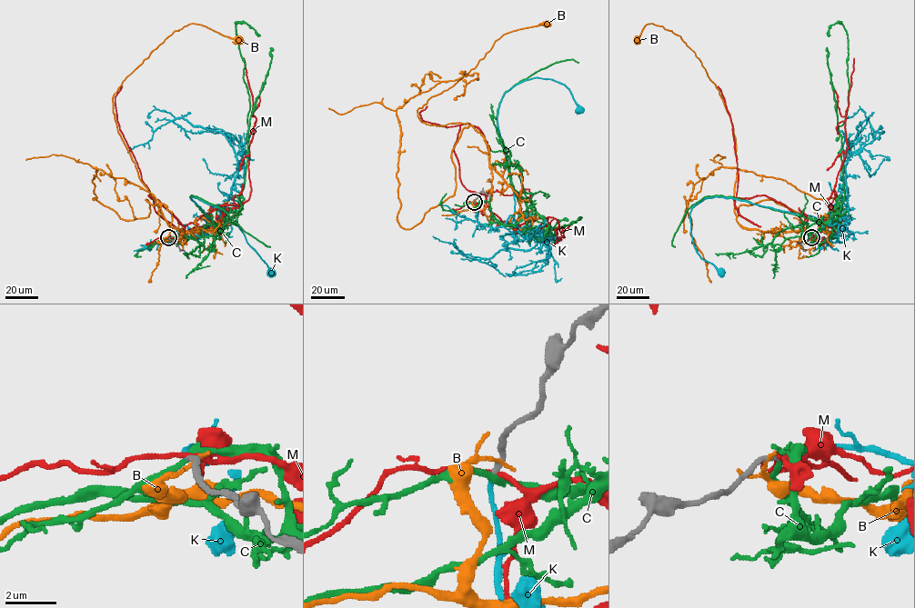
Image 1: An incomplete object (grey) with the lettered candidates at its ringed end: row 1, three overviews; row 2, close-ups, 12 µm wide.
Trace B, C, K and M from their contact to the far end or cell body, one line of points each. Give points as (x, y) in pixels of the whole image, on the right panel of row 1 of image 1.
B: (810, 237), (819, 240), (790, 241), (737, 221), (735, 138), (718, 89), (671, 31), (648, 24), (637, 40)
C: (811, 237), (834, 236), (822, 225), (849, 208), (839, 213), (848, 37), (839, 23), (829, 35)
K: (811, 237), (837, 236), (824, 233), (835, 221), (706, 198), (691, 210), (693, 244), (721, 273)
M: (811, 237), (816, 238), (815, 235), (842, 220), (834, 206), (826, 203), (847, 148), (845, 122), (854, 58)

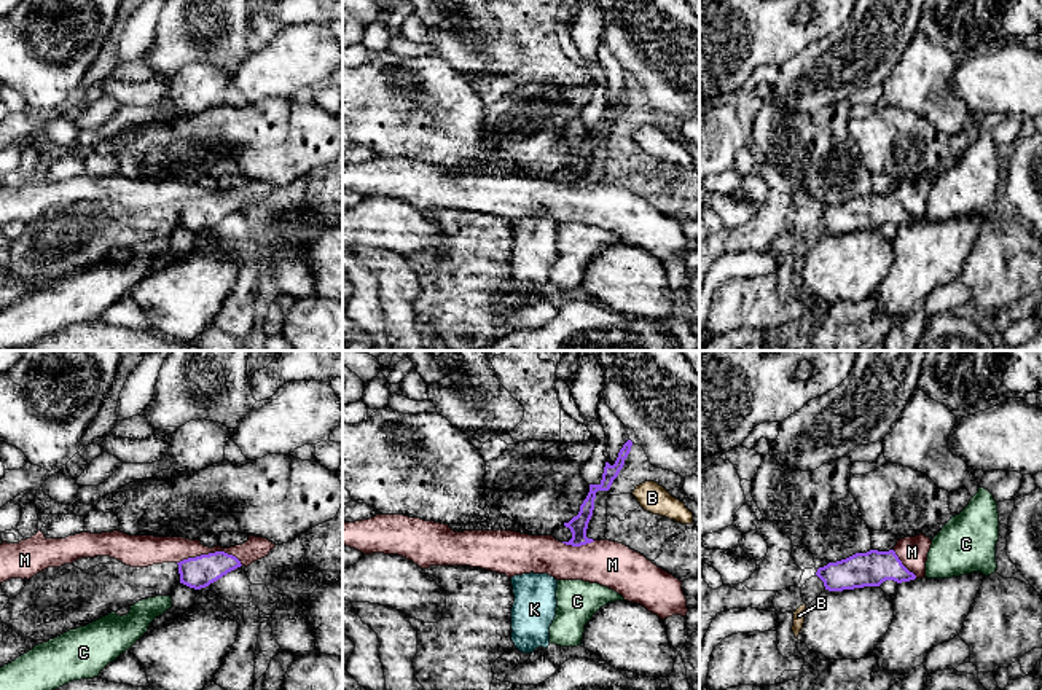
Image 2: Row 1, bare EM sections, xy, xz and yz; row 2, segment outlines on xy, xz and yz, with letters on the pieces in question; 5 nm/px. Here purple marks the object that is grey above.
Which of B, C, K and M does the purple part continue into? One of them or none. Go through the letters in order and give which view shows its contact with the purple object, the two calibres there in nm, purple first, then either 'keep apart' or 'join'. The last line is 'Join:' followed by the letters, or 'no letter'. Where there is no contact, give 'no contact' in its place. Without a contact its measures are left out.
B: no contact | keep apart
C: no contact | keep apart
K: no contact | join
M: xy | 160/130 nm | keep apart
Join: K

